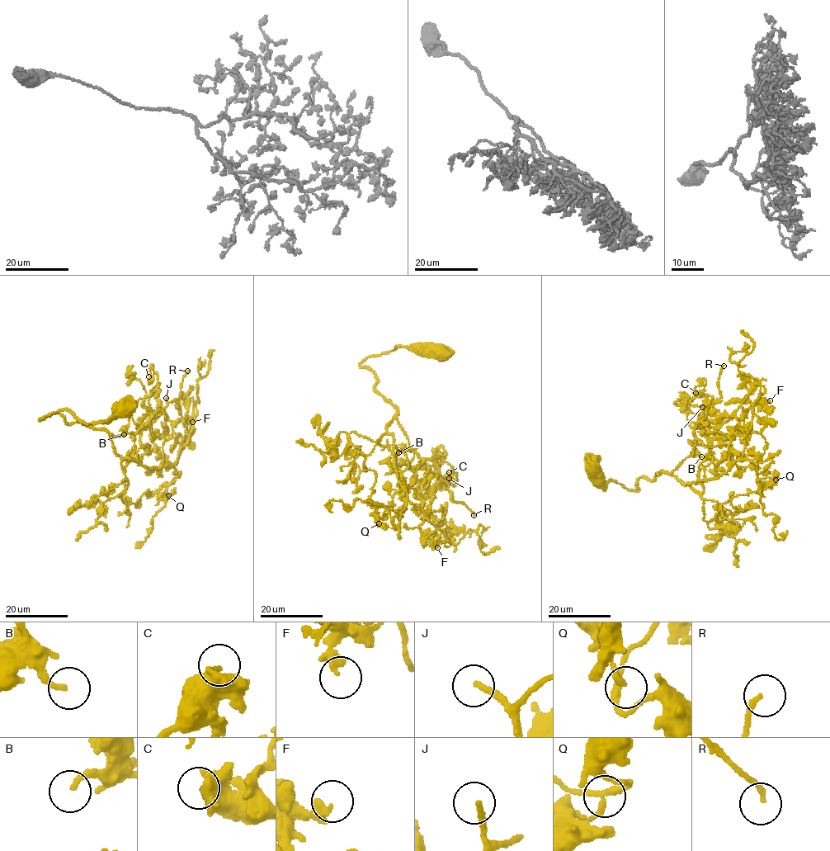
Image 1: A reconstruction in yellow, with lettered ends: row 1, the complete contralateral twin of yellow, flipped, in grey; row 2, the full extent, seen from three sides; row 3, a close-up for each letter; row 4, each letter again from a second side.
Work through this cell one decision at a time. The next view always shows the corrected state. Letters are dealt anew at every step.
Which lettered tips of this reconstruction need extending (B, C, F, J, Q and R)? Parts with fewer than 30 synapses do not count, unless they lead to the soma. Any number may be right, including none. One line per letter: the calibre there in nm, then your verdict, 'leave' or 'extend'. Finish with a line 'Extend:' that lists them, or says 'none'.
B: 190 nm thick; leave
C: 280 nm thick; leave
F: 240 nm thick; leave
J: 180 nm thick; extend
Q: 180 nm thick; leave
R: 160 nm thick; extend
Extend: J, R

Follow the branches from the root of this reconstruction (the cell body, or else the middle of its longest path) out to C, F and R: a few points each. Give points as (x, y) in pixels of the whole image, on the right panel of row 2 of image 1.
C: (591, 467), (605, 490), (675, 470), (695, 445), (686, 413), (695, 393)
F: (591, 467), (605, 490), (638, 490), (662, 471), (685, 484), (720, 476), (741, 459), (751, 404), (770, 400)
R: (591, 467), (605, 490), (610, 480), (638, 490), (639, 479), (675, 470), (720, 398), (723, 366)

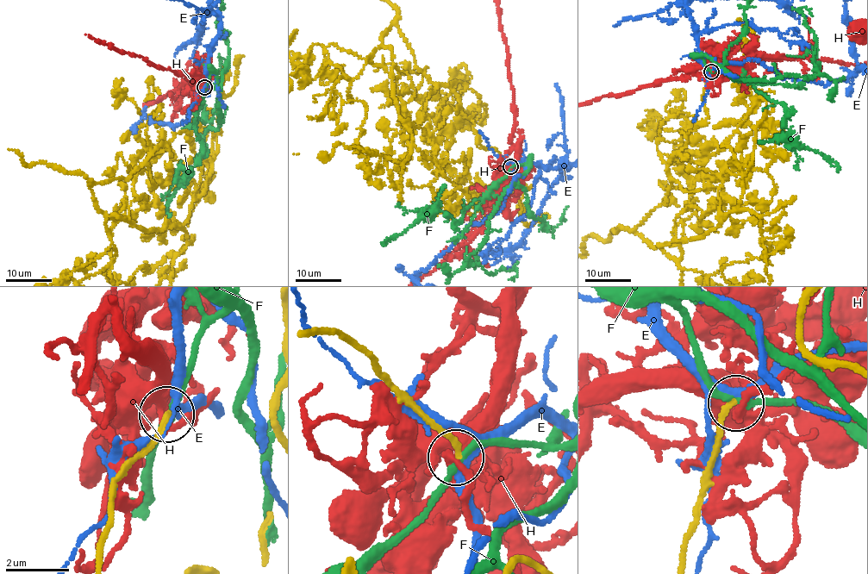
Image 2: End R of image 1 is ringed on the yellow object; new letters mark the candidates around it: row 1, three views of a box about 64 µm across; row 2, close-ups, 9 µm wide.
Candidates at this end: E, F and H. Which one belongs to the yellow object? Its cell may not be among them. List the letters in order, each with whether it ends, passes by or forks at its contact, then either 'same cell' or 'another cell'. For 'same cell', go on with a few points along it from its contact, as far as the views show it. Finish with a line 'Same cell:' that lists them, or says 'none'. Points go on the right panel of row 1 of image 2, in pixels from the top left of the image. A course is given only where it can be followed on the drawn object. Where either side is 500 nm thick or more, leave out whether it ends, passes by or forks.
E: it forks there; another cell
F: it passes by; another cell
H: it forks there; another cell
Same cell: none

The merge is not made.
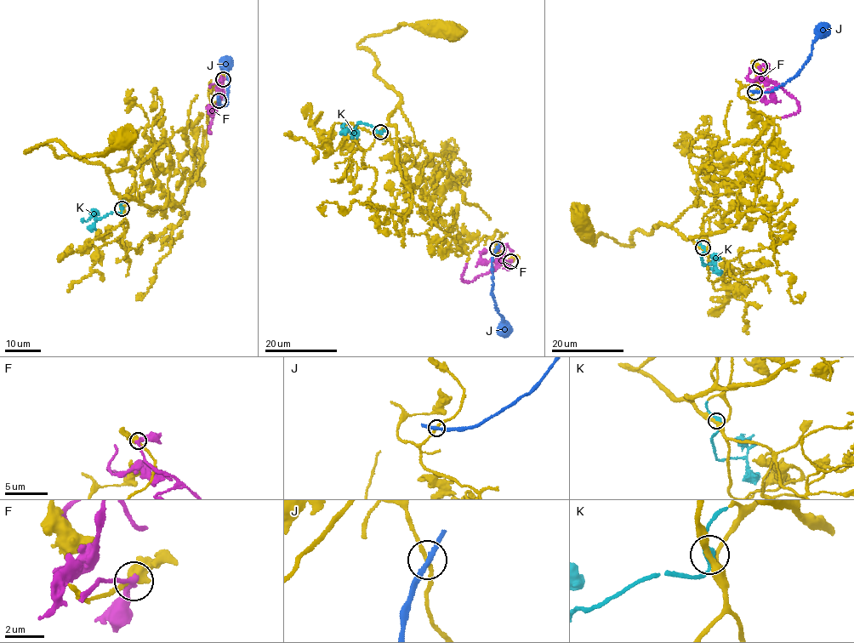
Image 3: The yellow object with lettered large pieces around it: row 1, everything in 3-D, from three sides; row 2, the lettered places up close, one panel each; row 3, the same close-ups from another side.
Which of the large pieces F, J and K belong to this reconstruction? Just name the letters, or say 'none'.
K

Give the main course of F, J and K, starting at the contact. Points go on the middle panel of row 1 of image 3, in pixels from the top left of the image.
F: (511, 261), (504, 261), (469, 281), (462, 278), (466, 263)
J: (497, 248), (492, 265), (492, 291), (498, 312), (503, 317), (507, 330), (504, 335)
K: (380, 133), (361, 122), (356, 123), (353, 133), (342, 123)

